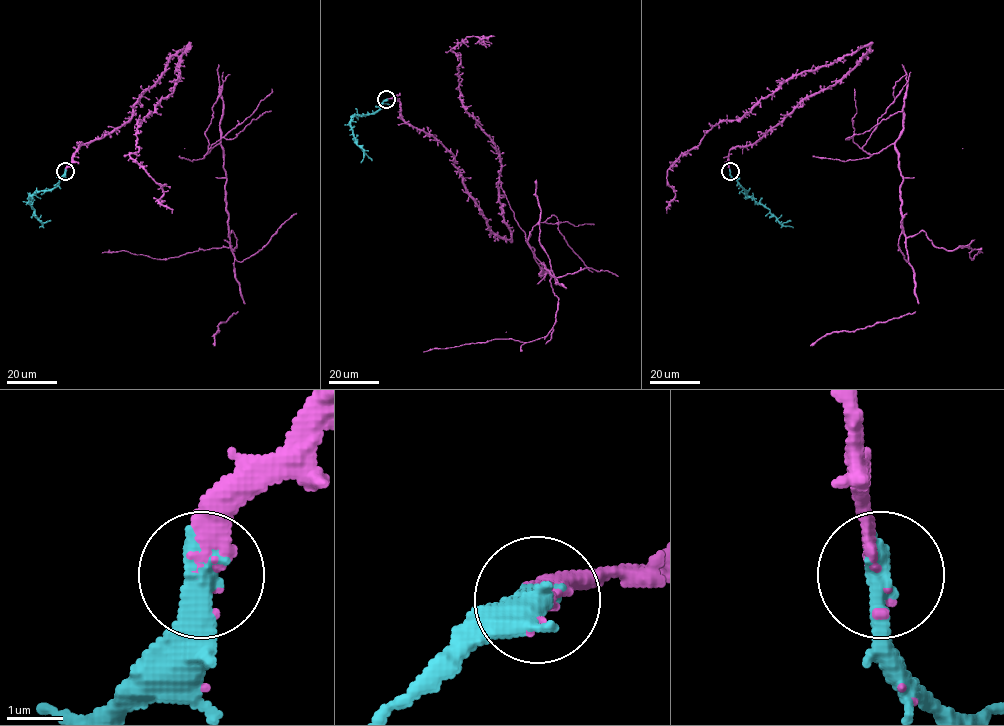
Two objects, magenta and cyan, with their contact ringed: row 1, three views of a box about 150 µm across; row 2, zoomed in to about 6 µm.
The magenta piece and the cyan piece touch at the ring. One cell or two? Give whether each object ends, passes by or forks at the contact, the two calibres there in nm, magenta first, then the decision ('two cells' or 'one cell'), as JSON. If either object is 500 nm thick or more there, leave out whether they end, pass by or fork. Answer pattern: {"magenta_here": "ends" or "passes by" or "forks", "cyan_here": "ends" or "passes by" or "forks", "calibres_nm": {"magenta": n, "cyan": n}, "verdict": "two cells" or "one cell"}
{"calibres_nm": {"magenta": 280, "cyan": 550}, "verdict": "one cell"}

